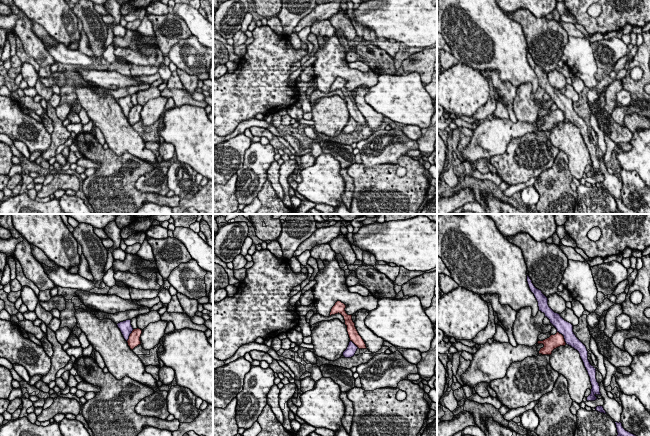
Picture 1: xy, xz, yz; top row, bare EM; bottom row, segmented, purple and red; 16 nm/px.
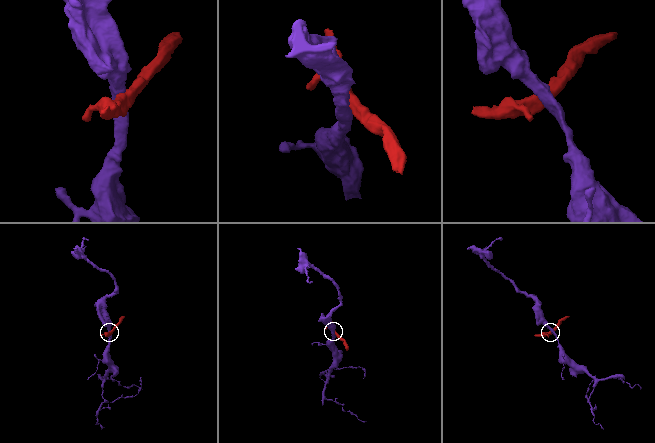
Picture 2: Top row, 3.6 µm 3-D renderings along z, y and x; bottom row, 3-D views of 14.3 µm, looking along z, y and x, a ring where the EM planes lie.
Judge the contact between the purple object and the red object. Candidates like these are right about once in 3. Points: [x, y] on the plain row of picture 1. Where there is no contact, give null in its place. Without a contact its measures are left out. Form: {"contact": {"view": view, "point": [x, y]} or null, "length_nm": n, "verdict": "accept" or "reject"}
{"contact": {"view": "yz", "point": [564, 113]}, "length_nm": 260, "verdict": "reject"}

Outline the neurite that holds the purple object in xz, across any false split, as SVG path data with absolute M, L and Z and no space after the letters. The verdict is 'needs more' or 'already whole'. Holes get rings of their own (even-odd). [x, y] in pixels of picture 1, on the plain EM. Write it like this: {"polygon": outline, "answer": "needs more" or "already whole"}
{"polygon": "M350 117L347 125L343 128L343 132L345 134L353 133L356 129L357 125L358 125L358 123L352 117Z", "answer": "already whole"}

